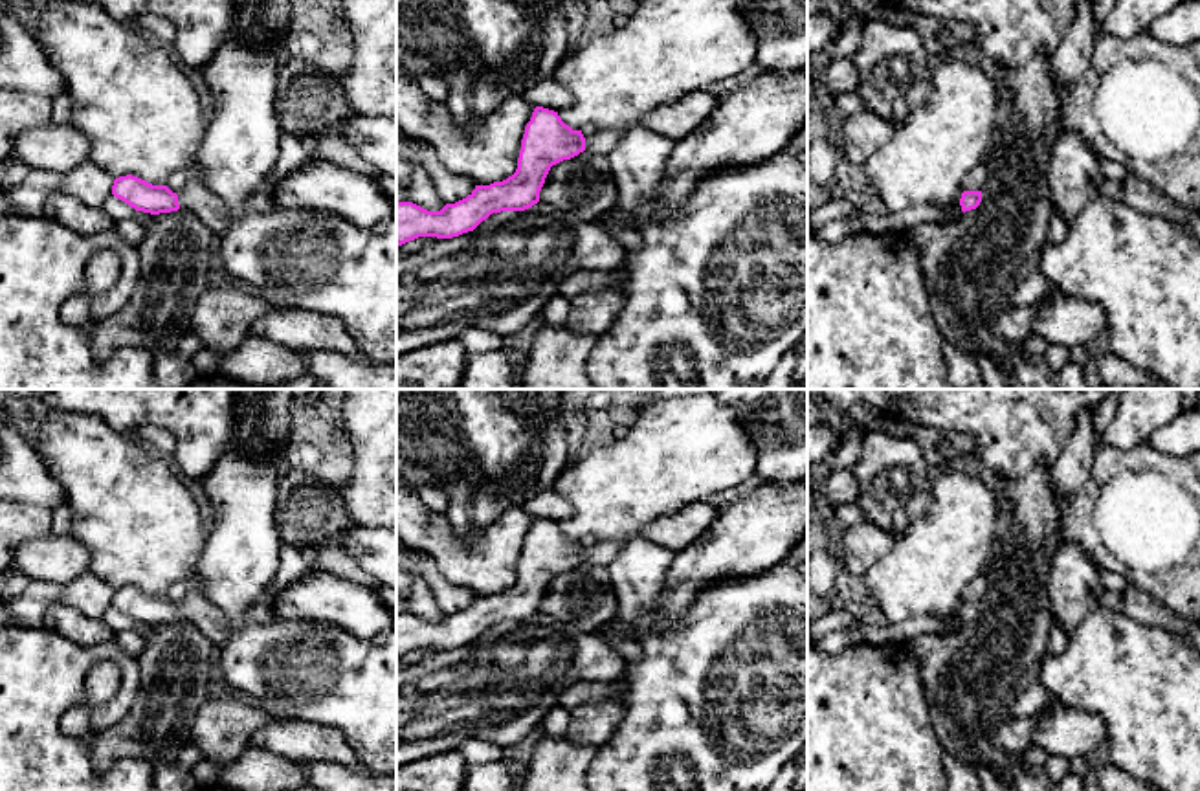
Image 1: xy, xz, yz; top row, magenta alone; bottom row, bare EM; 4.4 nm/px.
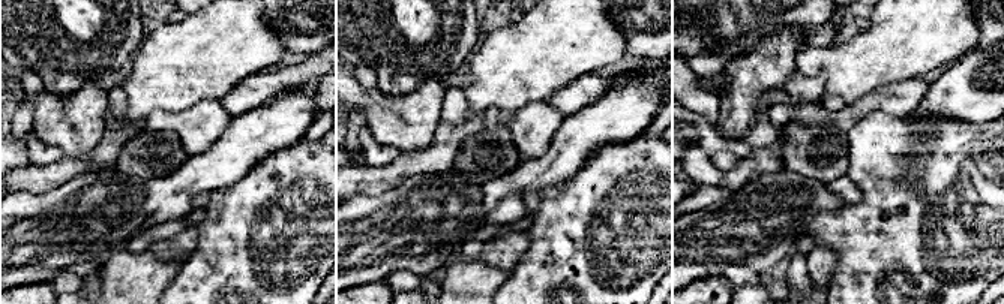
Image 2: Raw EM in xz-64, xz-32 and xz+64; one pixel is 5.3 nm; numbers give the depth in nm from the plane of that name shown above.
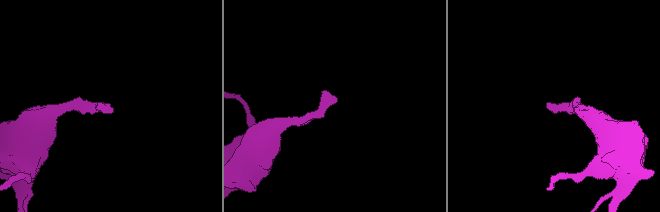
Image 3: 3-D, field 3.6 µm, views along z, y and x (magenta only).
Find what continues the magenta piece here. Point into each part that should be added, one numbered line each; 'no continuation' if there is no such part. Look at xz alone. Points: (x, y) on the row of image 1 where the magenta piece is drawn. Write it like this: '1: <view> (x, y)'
1: xz (677, 120)

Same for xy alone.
1: xy (195, 199)

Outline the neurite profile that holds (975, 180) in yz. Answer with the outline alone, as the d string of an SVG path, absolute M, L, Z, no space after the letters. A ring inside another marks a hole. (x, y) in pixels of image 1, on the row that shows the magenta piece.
M985 163L976 165L963 180L961 180L961 191L982 191L985 185L989 171Z

